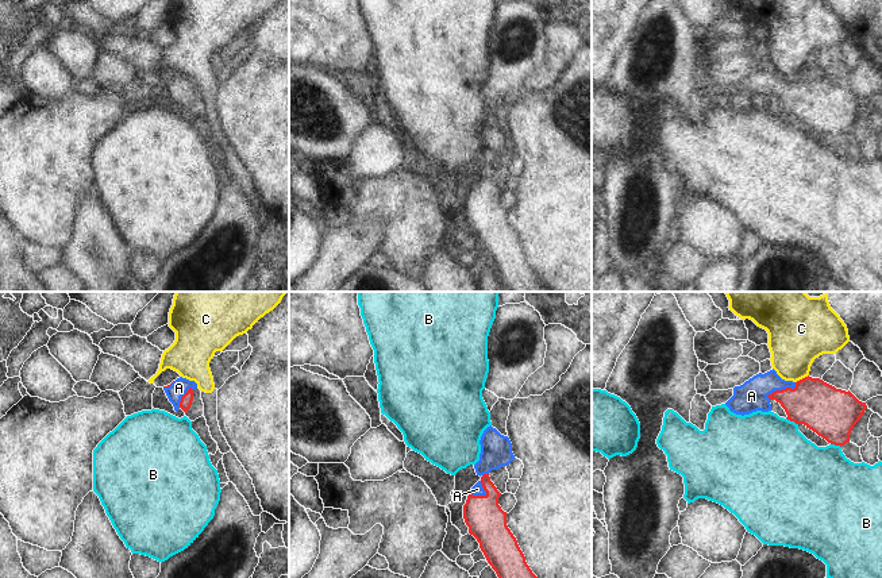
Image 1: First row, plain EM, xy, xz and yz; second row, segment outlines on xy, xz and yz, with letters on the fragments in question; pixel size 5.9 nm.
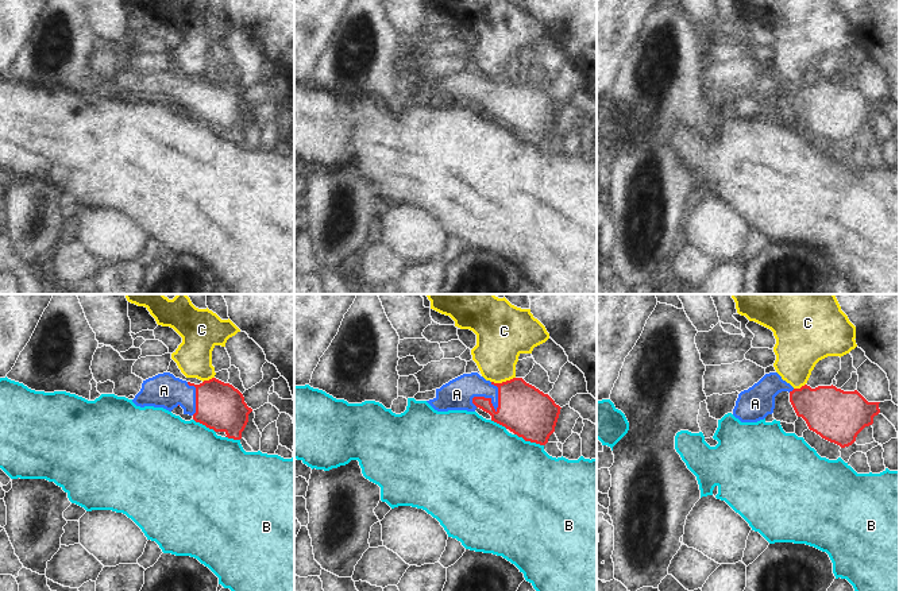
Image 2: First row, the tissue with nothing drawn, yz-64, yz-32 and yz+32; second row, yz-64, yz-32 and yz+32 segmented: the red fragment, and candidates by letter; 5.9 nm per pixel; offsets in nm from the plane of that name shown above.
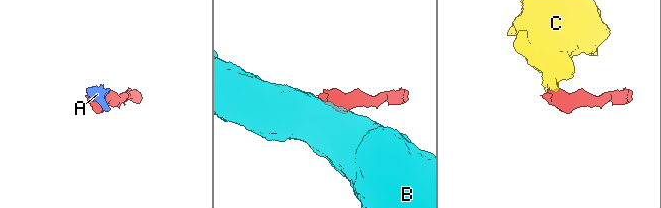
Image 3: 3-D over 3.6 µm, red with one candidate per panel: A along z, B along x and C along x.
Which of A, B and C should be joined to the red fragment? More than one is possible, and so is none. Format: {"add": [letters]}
{"add": ["A"]}

